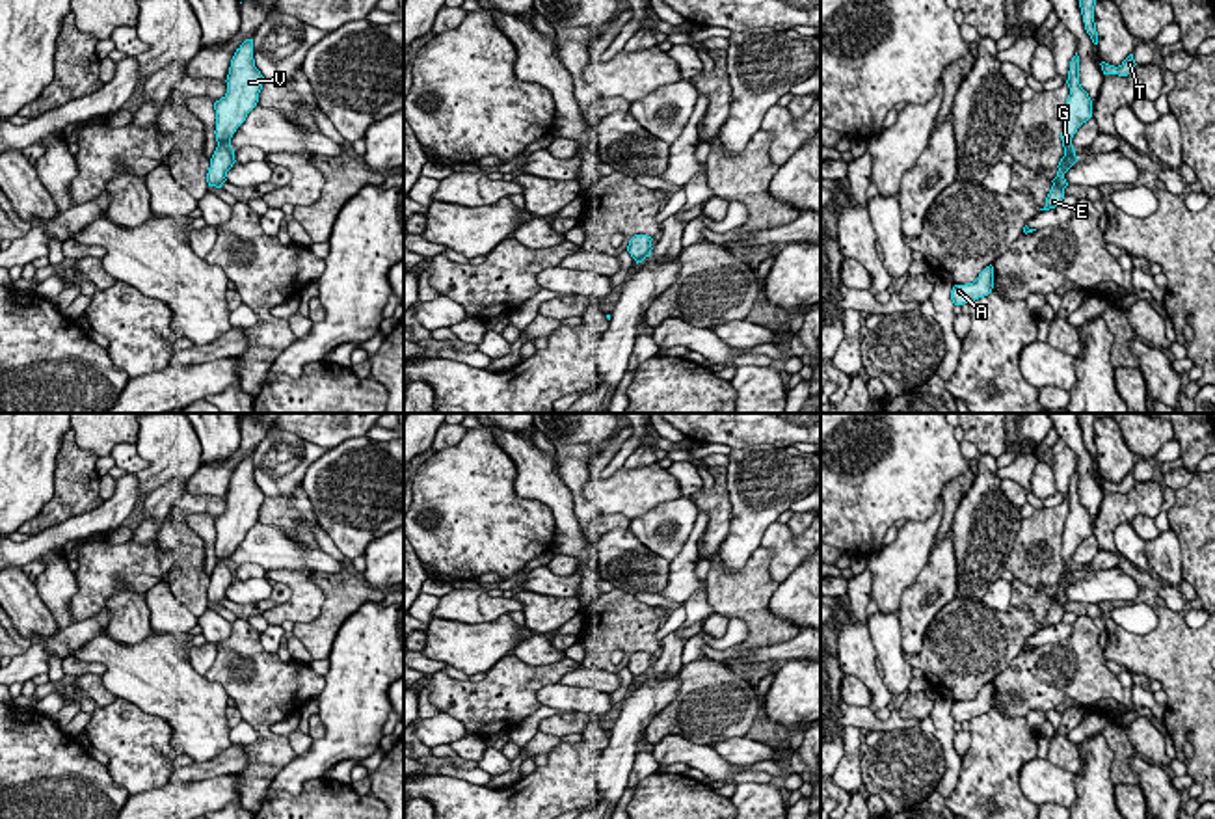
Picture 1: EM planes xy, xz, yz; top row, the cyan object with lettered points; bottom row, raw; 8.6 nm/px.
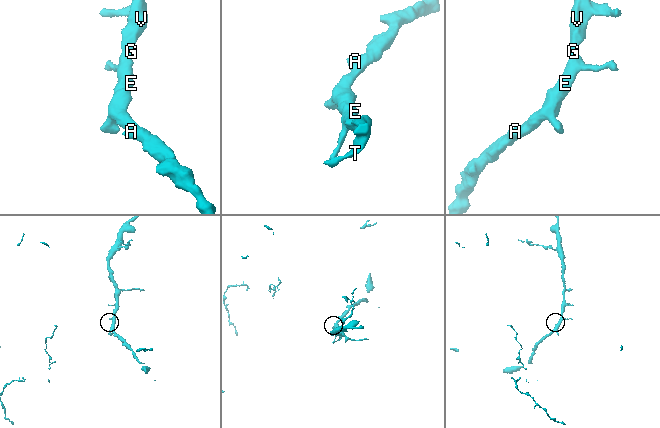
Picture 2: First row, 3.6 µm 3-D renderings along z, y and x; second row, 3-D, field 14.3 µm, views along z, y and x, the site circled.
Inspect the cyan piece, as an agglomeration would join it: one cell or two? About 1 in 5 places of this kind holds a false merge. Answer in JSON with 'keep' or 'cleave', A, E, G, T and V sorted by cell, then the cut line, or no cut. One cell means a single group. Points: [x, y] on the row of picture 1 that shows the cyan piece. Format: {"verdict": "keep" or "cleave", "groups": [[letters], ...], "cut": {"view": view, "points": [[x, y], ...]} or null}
{"verdict": "keep", "groups": [["A", "E", "G", "T", "V"]], "cut": null}

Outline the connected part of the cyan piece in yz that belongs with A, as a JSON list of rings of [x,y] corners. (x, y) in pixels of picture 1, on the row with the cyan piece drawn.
[[[986,266],[973,283],[955,285],[951,290],[951,300],[955,305],[971,303],[984,298],[994,289],[994,266]]]

